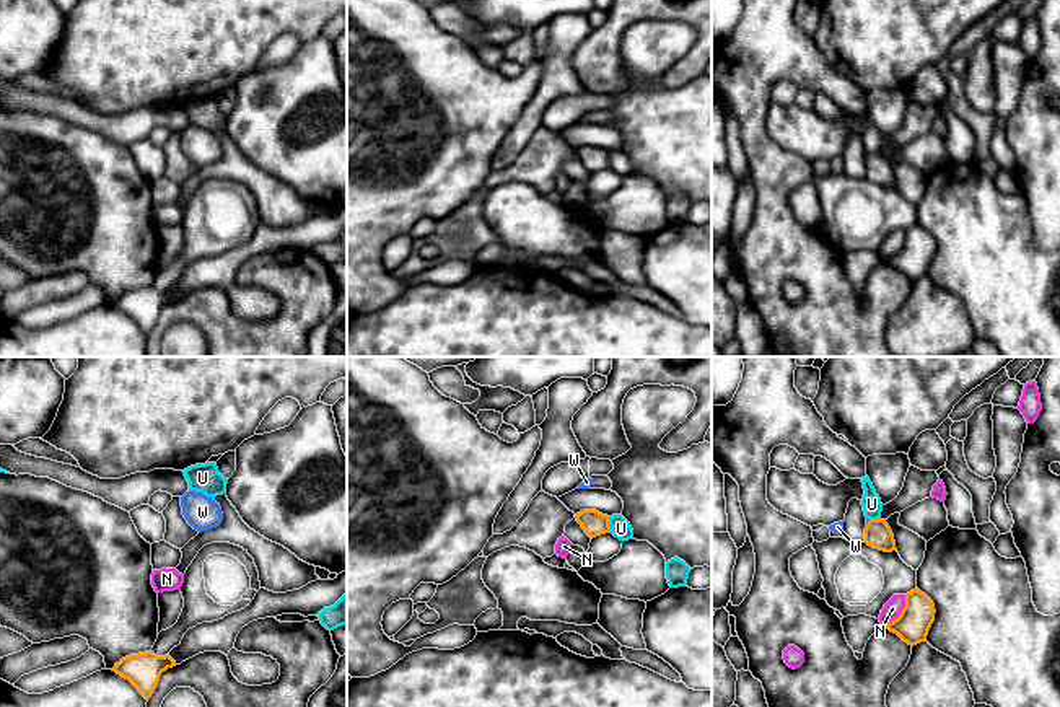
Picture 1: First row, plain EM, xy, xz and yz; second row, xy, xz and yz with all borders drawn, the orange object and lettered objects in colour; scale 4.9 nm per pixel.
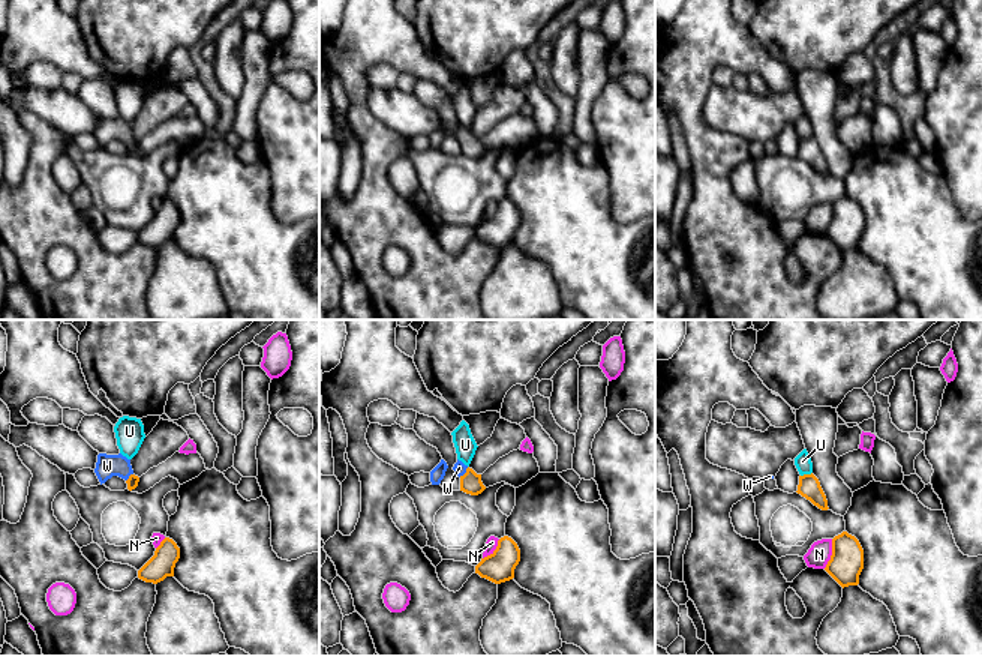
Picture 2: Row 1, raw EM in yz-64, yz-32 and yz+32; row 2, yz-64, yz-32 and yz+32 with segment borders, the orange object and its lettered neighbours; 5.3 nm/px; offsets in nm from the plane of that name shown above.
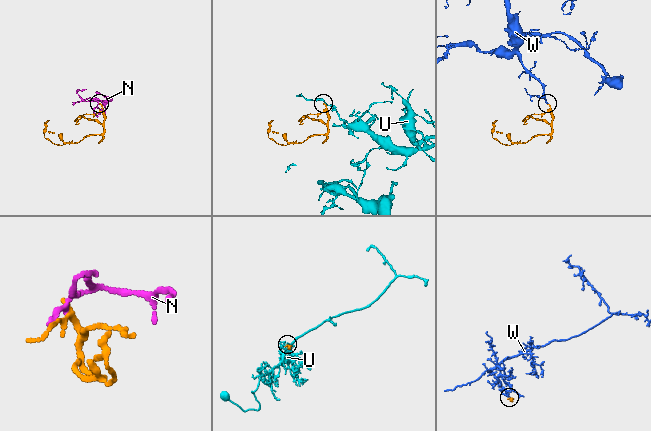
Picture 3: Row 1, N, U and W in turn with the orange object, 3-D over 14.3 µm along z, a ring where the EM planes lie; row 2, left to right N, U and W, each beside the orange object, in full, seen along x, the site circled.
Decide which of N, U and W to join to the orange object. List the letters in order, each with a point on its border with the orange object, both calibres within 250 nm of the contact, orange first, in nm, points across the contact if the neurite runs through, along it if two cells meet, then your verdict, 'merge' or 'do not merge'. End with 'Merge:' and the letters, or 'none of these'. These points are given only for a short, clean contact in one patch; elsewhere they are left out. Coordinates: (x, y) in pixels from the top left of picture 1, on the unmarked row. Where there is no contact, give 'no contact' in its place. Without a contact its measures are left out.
N: yz (901, 248) | 170/90 nm | along yz (906, 230), (902, 246), (884, 261) | do not merge
U: xz (608, 160) | 120/100 nm | along xz (608, 152), (611, 166) | do not merge
W: yz (868, 158) | 140/20 nm | across yz (878, 170), (868, 158), (867, 153) | merge
Merge: W

